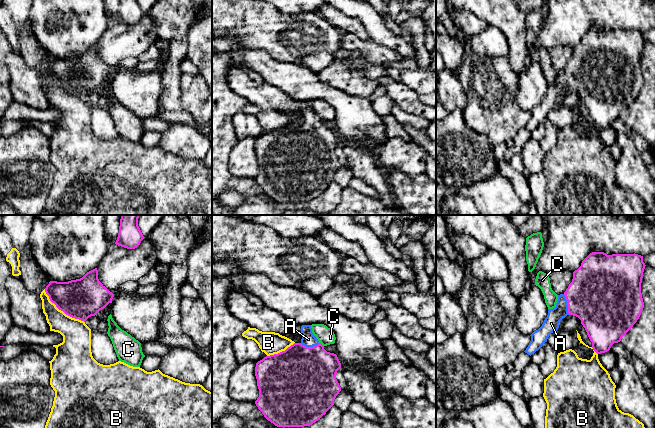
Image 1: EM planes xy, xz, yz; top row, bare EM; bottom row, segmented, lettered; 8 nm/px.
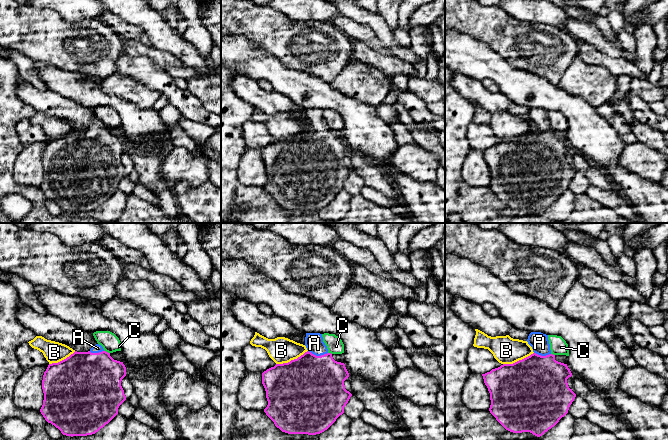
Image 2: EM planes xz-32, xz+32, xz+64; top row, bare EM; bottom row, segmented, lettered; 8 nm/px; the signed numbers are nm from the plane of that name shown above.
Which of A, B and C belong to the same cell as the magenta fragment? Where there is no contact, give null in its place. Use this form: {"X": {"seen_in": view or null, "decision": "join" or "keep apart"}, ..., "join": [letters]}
{"A": {"seen_in": "yz", "decision": "join"}, "B": {"seen_in": "xy", "decision": "keep apart"}, "C": {"seen_in": "xz", "decision": "keep apart"}, "join": ["A"]}

